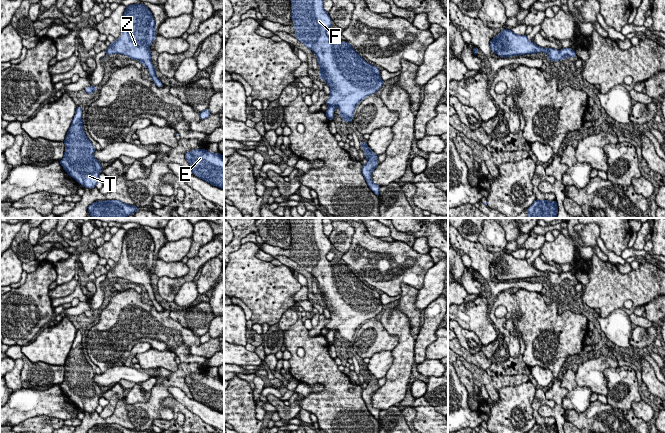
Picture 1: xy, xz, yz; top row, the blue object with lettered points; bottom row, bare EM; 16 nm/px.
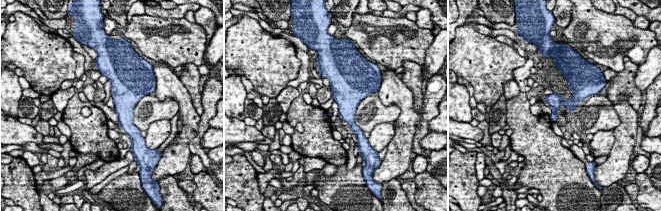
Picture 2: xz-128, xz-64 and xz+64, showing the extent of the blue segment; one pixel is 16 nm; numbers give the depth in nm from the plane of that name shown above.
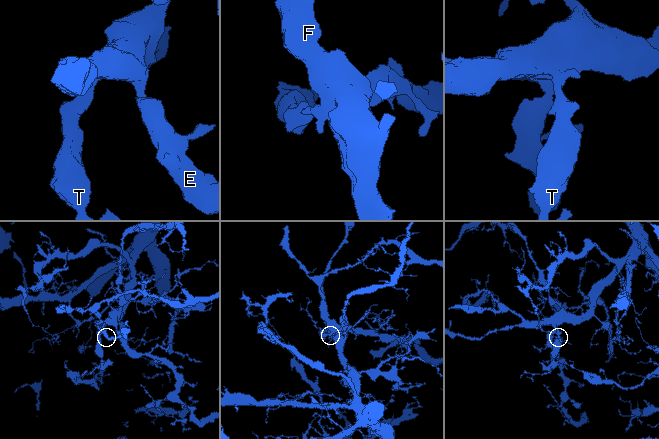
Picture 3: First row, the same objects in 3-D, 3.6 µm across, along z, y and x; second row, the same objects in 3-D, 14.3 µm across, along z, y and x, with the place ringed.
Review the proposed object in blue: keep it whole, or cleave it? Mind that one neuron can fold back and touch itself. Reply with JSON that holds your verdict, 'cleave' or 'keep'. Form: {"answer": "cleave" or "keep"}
{"answer": "keep"}

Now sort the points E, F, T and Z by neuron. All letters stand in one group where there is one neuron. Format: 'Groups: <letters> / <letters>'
Groups: E F T Z

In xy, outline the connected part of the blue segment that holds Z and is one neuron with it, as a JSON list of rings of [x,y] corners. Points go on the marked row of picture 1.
[[[143,3],[127,6],[122,21],[122,37],[107,47],[106,55],[122,54],[141,62],[148,69],[153,83],[161,88],[164,85],[155,75],[149,50],[155,41],[155,29],[154,17]]]

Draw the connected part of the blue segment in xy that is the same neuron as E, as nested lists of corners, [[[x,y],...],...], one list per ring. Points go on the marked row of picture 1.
[[[196,149],[185,153],[192,174],[224,189],[224,156],[219,152],[210,153],[206,149]]]

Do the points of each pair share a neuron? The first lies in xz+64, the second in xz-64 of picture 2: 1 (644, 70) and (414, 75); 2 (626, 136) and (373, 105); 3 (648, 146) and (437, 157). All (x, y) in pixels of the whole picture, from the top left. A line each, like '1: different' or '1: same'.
1: different
2: different
3: different

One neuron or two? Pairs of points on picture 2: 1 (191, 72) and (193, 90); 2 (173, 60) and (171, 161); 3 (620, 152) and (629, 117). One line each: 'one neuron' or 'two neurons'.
1: one neuron
2: two neurons
3: one neuron

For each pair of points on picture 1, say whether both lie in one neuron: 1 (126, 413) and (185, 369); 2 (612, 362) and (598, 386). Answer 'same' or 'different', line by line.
1: same
2: same

